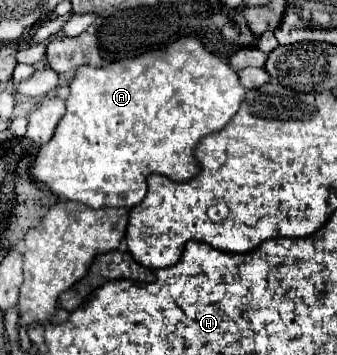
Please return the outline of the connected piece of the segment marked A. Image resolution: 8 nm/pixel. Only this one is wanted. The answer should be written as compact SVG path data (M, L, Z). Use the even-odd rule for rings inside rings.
M180 38L176 40L174 44L162 48L162 50L154 50L154 52L146 52L146 54L140 54L136 58L124 58L124 60L118 60L118 62L112 62L104 68L94 68L94 66L82 66L78 68L76 76L72 78L70 82L70 96L66 98L66 114L64 118L58 122L58 128L54 132L54 138L46 144L40 146L36 158L34 158L34 164L32 164L32 176L38 180L38 182L44 182L58 198L64 198L64 200L76 200L76 202L82 202L90 208L134 208L134 204L140 204L146 196L146 178L150 174L162 174L162 176L168 176L170 180L174 182L188 182L192 180L192 176L196 176L200 170L200 164L194 156L194 150L196 150L196 144L220 130L222 126L226 126L226 122L238 112L238 108L242 106L244 98L246 98L246 88L240 84L240 78L238 74L226 64L222 62L216 54L208 52L202 48L200 40L198 38Z

